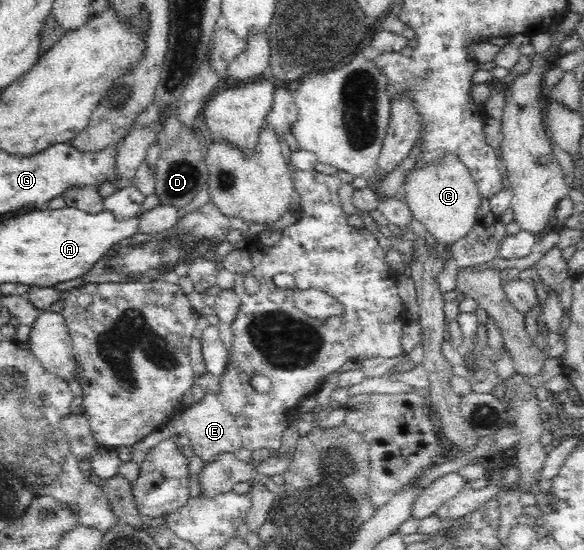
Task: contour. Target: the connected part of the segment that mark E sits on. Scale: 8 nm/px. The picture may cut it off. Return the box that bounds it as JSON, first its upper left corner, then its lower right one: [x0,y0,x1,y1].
[180,393,243,464]

